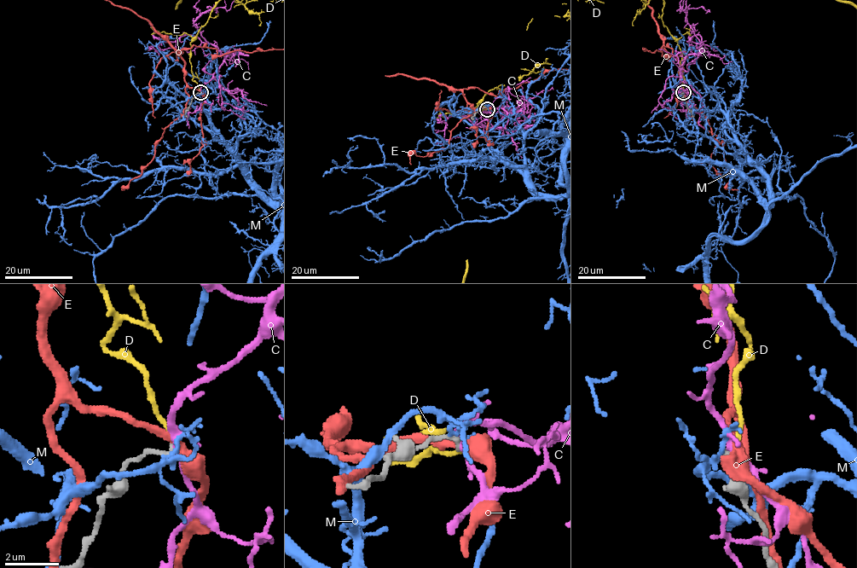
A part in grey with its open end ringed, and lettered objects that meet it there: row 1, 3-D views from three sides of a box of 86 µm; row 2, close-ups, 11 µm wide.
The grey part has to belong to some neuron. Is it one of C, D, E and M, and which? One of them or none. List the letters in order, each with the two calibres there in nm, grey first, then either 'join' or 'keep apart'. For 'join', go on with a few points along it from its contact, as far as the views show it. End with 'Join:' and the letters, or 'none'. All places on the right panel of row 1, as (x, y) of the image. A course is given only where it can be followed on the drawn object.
C: 170/180 nm | keep apart
D: 170/130 nm | join
E: 170/340 nm | keep apart
M: 200/190 nm | keep apart
Join: D

